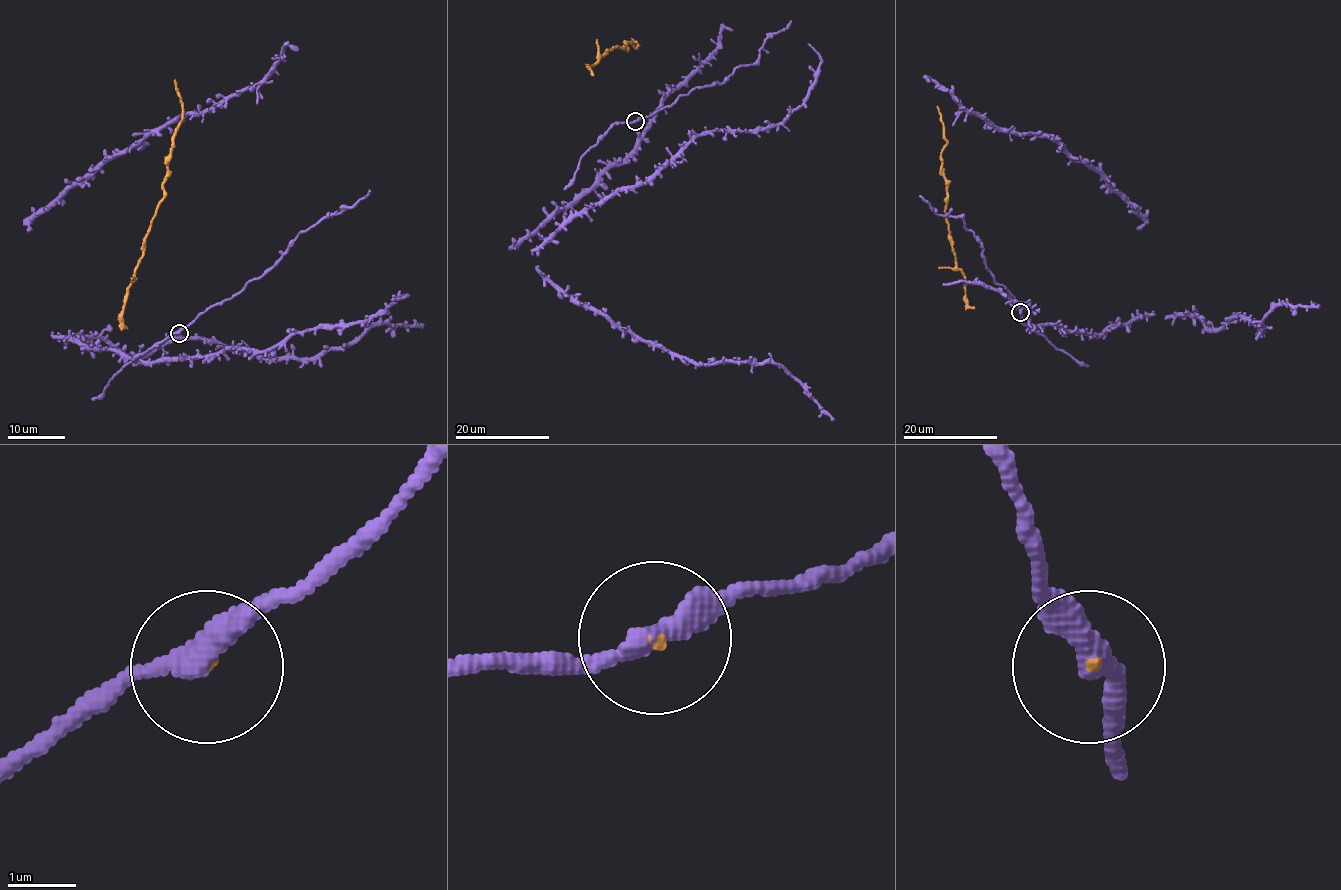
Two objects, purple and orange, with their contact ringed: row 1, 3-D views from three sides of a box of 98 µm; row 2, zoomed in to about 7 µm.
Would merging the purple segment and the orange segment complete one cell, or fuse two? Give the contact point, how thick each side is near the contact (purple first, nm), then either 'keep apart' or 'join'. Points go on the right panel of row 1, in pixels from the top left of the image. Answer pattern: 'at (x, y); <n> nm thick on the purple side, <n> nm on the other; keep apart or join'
at (1020, 312); 320 nm thick on the purple side, 50 nm on the other; join

